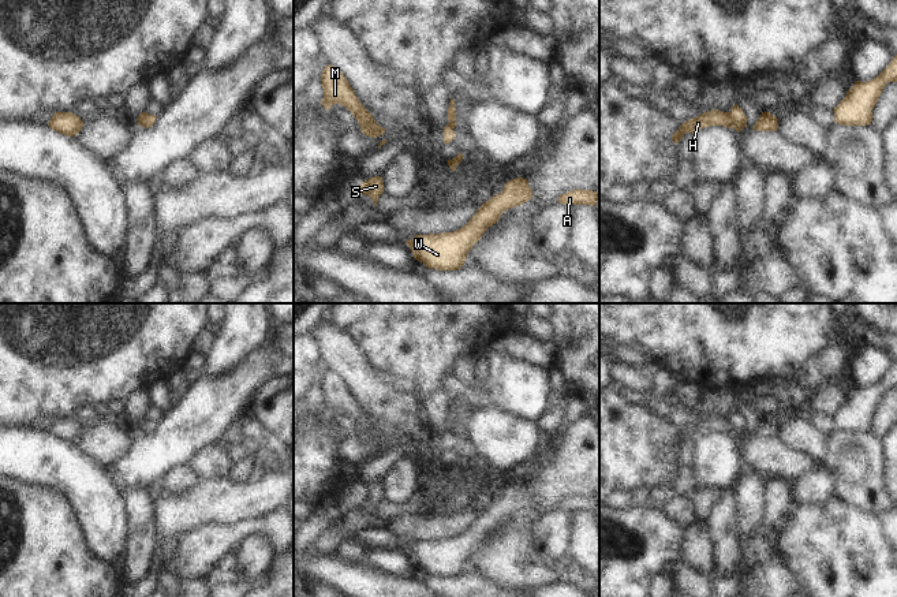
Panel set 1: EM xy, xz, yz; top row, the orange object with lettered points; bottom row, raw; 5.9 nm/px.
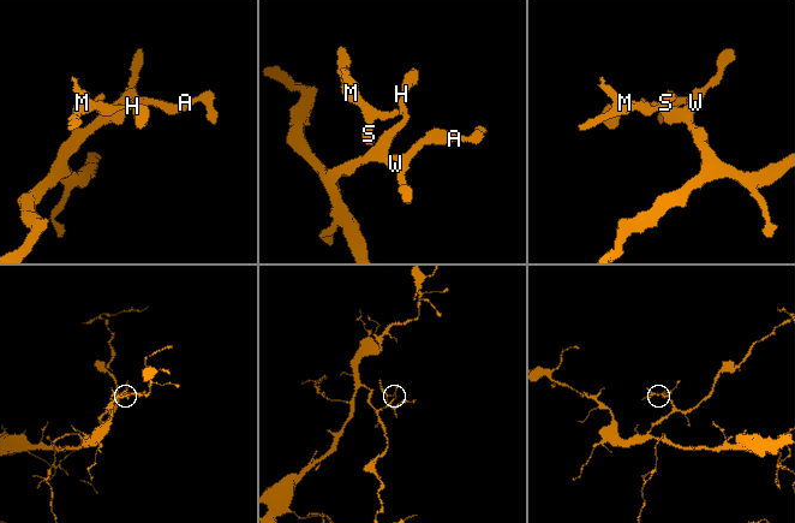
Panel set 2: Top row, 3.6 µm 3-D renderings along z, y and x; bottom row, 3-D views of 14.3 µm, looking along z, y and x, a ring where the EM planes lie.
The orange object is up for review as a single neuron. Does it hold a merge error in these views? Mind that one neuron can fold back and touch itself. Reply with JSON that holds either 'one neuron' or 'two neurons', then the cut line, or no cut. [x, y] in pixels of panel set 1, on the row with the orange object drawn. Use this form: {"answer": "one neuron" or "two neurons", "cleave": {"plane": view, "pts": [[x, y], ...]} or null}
{"answer": "two neurons", "cleave": {"plane": "yz", "pts": [[728, 112], [736, 122], [746, 126]]}}

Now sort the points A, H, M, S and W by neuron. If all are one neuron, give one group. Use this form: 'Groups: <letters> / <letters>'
Groups: A H W / M S.

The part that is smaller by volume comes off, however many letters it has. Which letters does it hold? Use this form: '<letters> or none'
M, S

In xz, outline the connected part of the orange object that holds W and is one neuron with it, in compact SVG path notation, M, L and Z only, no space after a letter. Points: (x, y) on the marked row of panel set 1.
M515 178L504 184L504 190L482 204L470 221L453 232L415 235L405 243L414 258L427 269L457 270L464 266L467 254L501 214L532 198L528 180Z

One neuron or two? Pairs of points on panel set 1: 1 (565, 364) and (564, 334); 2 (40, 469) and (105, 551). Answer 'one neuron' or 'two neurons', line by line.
1: one neuron
2: one neuron

